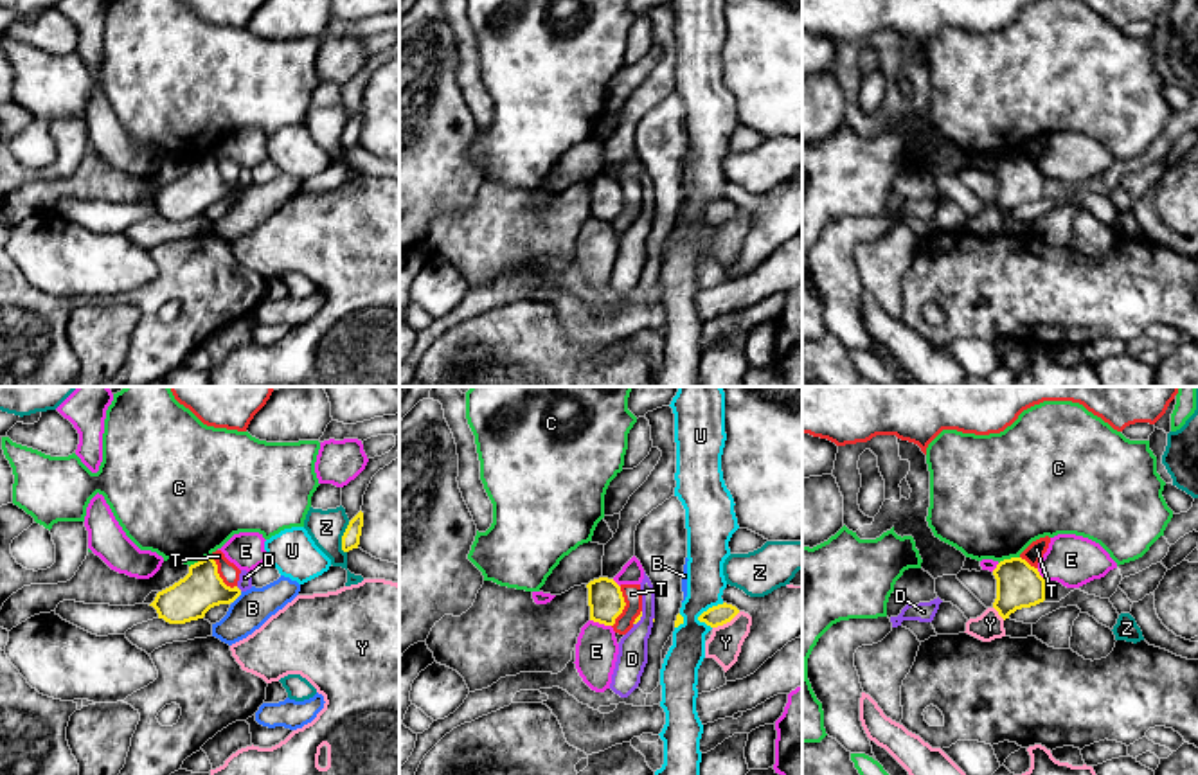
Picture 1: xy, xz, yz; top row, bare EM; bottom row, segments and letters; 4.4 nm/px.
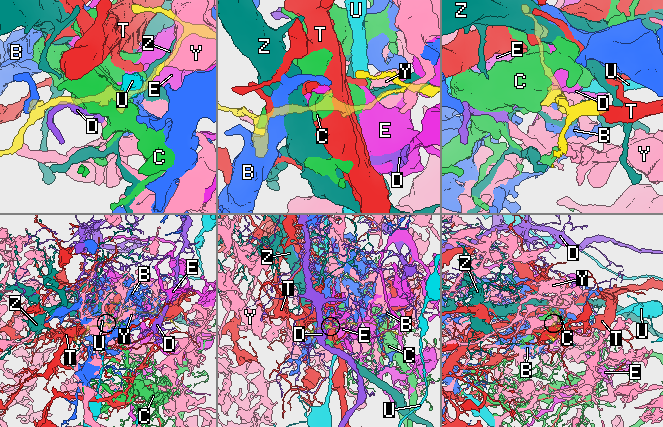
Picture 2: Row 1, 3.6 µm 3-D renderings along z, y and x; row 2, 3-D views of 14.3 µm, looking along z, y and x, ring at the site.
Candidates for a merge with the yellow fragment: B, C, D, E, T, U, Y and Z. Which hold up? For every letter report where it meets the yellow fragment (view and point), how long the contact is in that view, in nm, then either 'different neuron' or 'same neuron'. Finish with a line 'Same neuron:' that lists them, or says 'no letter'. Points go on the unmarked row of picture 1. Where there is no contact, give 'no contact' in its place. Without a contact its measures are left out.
B: contact xy (238, 193); length 70 nm; different neuron
C: contact xy (198, 159); length 110 nm; different neuron
D: contact xy (238, 186); length 40 nm; different neuron
E: contact xz (601, 220); length 100 nm; different neuron
T: contact xz (625, 202); length 190 nm; different neuron
U: contact xz (709, 205); length 150 nm; different neuron
Y: contact xz (725, 220); length 150 nm; different neuron
Z: contact xy (342, 135); length 150 nm; different neuron
Same neuron: no letter

